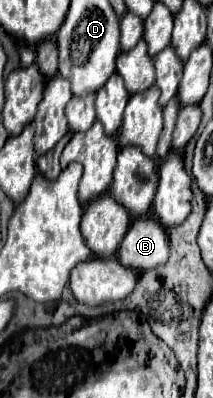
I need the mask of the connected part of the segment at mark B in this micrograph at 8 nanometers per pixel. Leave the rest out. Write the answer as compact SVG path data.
M152 218L134 220L120 244L118 260L140 272L166 264L168 236L164 226Z

